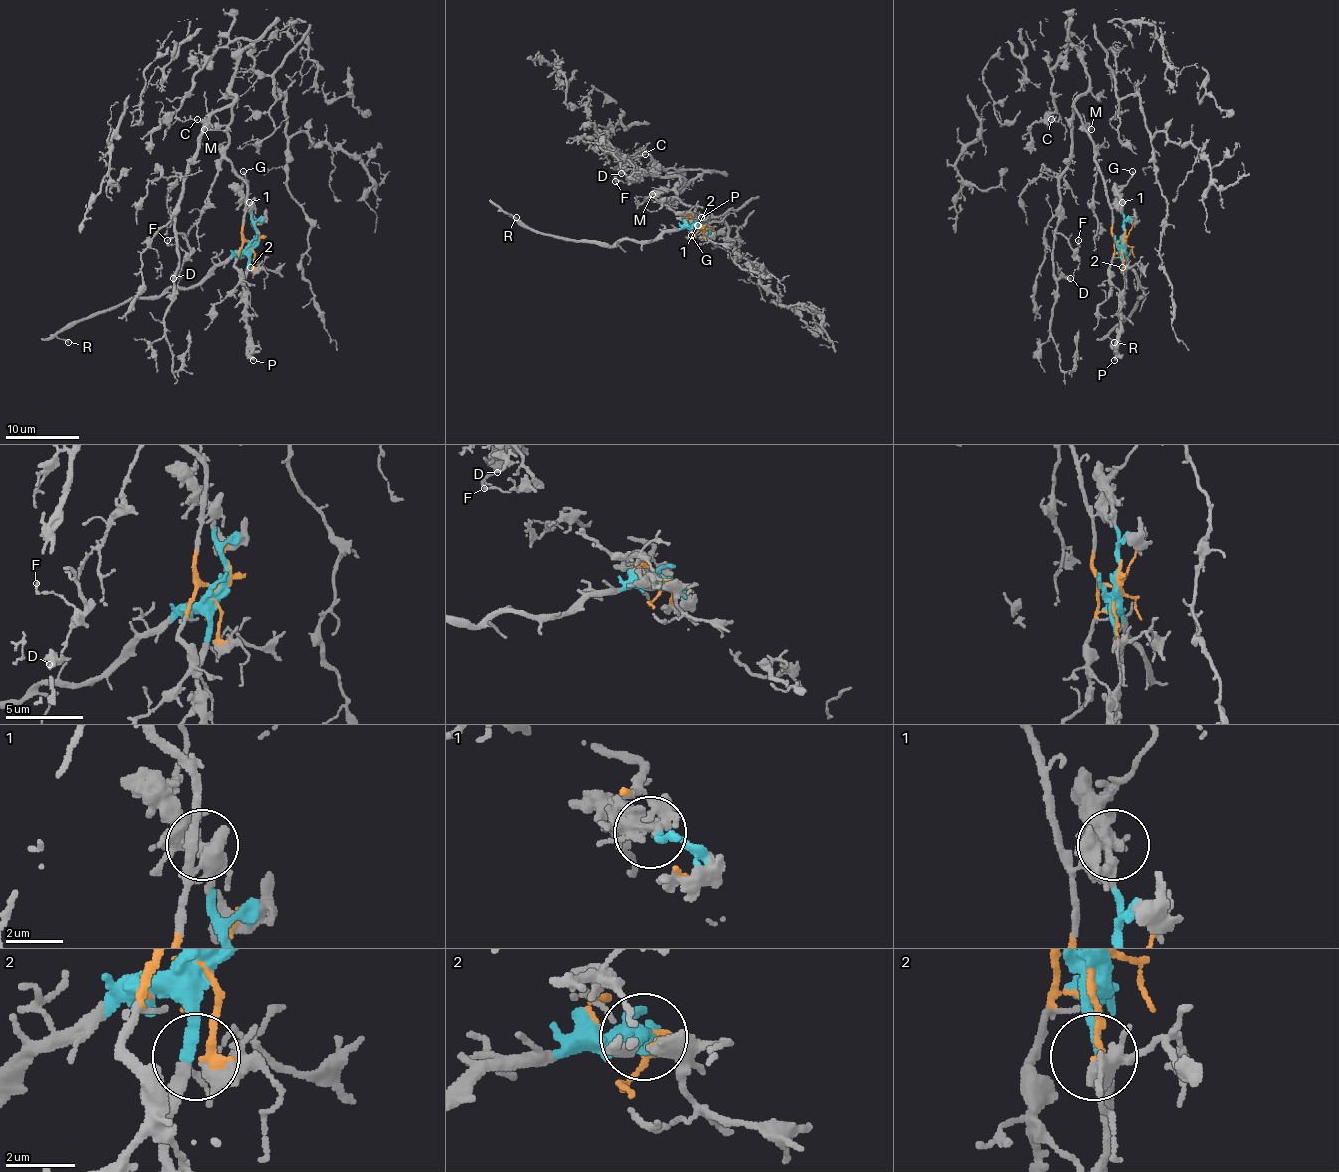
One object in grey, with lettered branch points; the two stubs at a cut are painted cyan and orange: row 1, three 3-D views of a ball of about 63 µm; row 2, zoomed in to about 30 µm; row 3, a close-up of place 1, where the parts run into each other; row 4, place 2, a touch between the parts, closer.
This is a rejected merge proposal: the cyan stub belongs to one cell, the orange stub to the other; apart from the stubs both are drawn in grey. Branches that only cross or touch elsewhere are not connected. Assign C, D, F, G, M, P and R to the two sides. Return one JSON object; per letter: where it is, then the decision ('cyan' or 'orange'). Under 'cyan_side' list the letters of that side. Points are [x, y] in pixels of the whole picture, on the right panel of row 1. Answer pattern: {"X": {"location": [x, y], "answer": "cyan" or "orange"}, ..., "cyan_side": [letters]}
{"C": {"location": [1051, 119], "answer": "orange"}, "D": {"location": [1070, 278], "answer": "orange"}, "F": {"location": [1078, 240], "answer": "orange"}, "G": {"location": [1132, 171], "answer": "cyan"}, "M": {"location": [1091, 129], "answer": "orange"}, "P": {"location": [1114, 360], "answer": "cyan"}, "R": {"location": [1114, 342], "answer": "cyan"}, "cyan_side": ["G", "P", "R"]}

